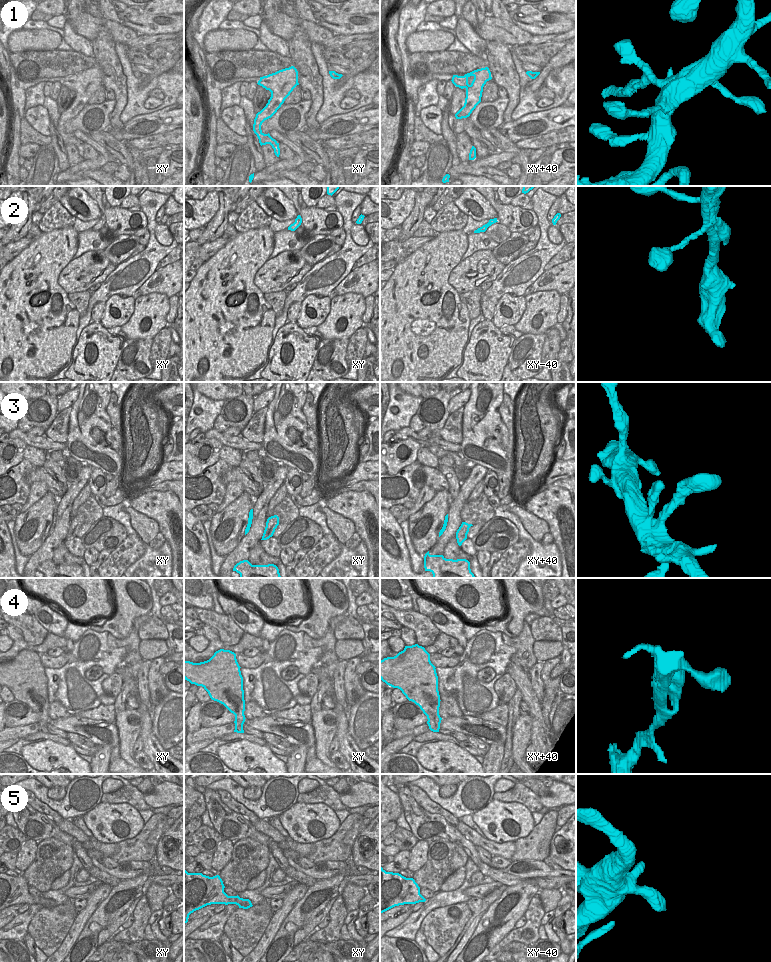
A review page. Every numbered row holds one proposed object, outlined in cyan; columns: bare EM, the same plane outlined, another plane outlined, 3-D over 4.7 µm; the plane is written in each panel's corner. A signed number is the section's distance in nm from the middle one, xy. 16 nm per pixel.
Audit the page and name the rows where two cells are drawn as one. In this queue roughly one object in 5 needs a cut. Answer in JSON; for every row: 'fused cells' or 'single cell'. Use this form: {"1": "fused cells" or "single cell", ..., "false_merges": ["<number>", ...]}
{"1": "single cell", "2": "single cell", "3": "single cell", "4": "single cell", "5": "single cell", "false_merges": []}

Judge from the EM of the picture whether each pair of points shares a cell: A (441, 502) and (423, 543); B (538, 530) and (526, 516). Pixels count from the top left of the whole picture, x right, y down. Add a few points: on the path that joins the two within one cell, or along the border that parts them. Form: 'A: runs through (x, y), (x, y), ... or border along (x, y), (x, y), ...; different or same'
A: runs through (434, 512), (434, 521), (428, 533); same
B: runs through (536, 527), (528, 519); same

